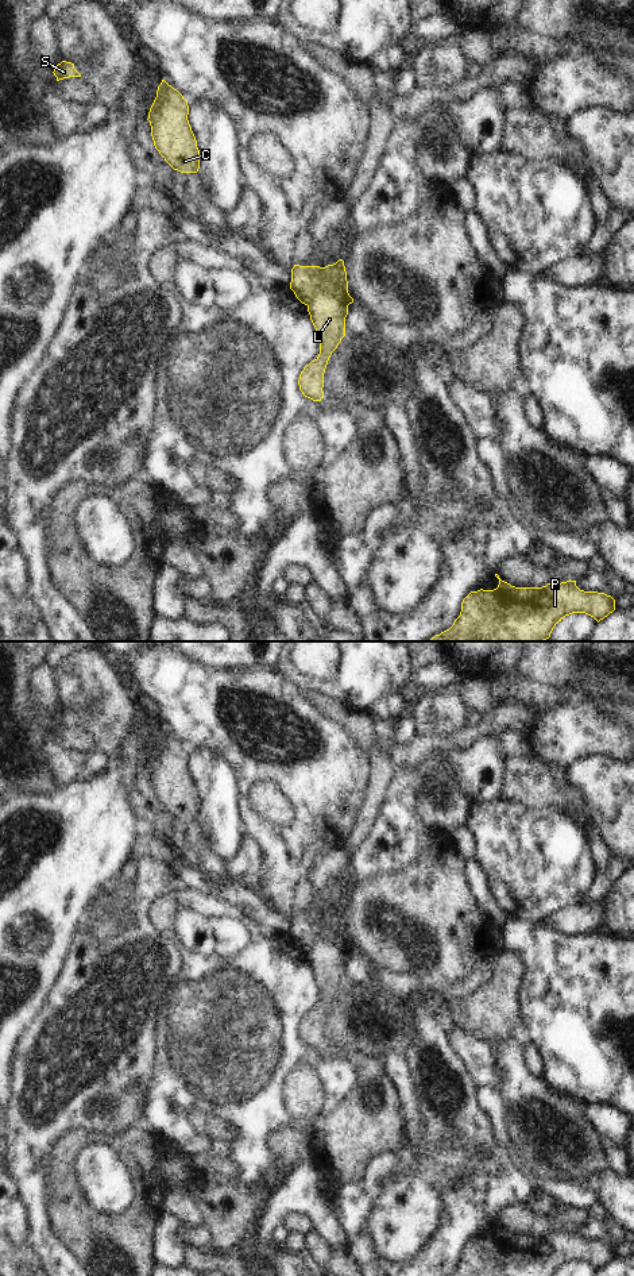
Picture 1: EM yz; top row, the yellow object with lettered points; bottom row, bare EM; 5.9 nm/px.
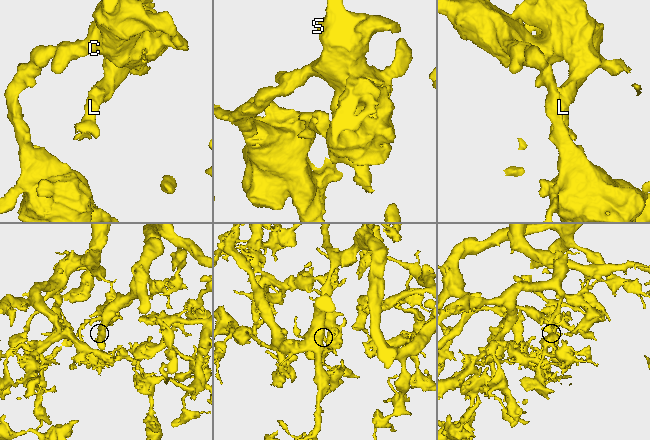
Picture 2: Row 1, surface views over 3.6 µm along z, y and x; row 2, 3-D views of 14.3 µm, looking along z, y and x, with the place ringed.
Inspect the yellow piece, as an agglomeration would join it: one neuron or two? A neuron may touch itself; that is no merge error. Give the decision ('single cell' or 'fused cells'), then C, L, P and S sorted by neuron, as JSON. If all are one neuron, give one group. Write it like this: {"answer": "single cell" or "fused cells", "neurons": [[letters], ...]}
{"answer": "fused cells", "neurons": [["C", "P", "S"], ["L"]]}

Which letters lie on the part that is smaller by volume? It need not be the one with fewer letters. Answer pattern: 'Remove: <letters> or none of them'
Remove: L

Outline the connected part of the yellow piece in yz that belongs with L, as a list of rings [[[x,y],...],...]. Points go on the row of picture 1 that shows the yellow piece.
[[[317,290],[308,305],[310,320],[320,342],[320,354],[299,374],[298,385],[302,394],[313,401],[324,397],[324,373],[332,352],[345,336],[348,305],[328,290]]]

